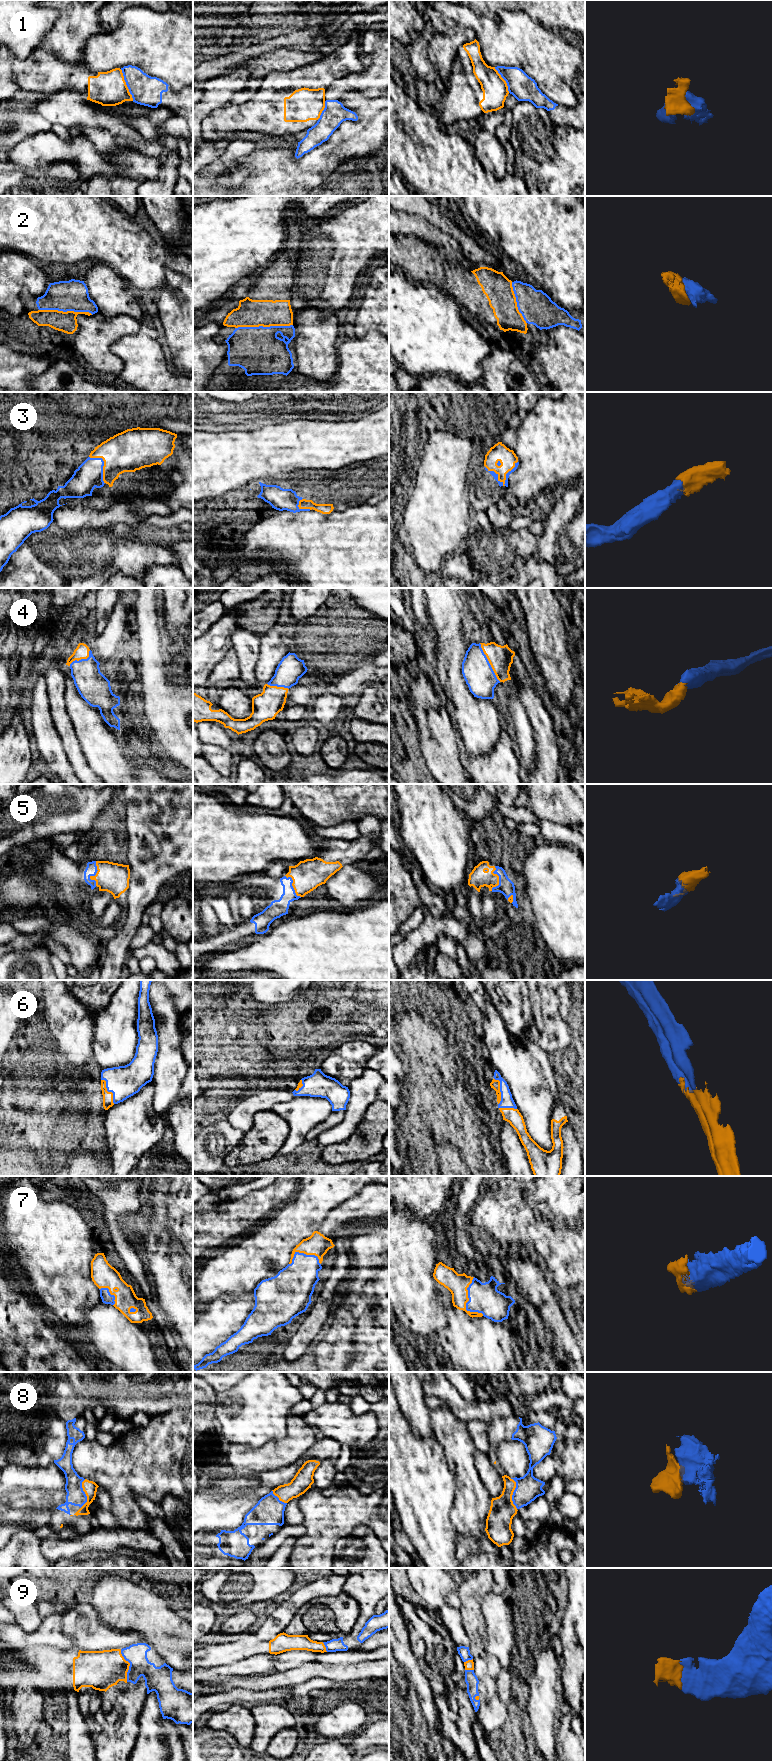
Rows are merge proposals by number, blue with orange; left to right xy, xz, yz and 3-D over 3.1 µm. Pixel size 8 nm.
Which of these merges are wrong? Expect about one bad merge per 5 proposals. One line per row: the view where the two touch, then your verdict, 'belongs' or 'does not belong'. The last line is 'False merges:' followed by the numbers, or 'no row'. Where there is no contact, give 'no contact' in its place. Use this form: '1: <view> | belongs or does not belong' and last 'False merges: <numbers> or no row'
1: xy | does not belong
2: xz | belongs
3: yz | belongs
4: yz | belongs
5: xy | belongs
6: xy | belongs
7: yz | belongs
8: yz | belongs
9: xy | belongs
False merges: 1

